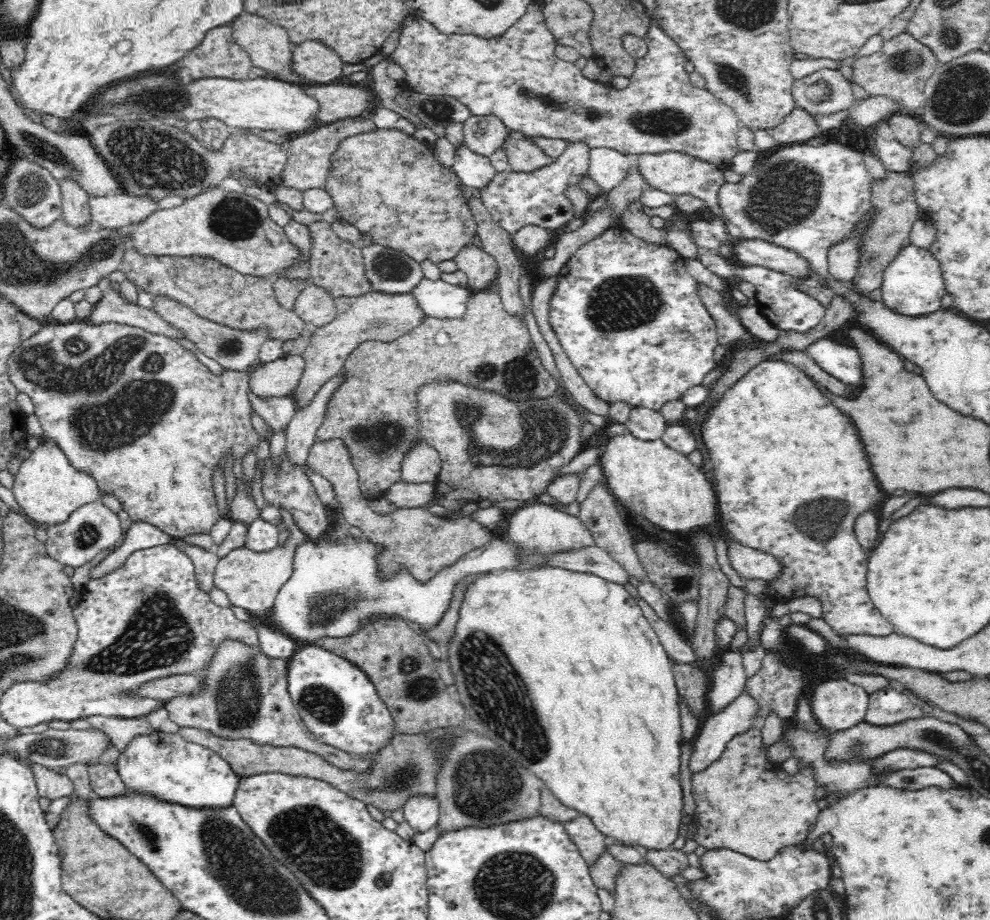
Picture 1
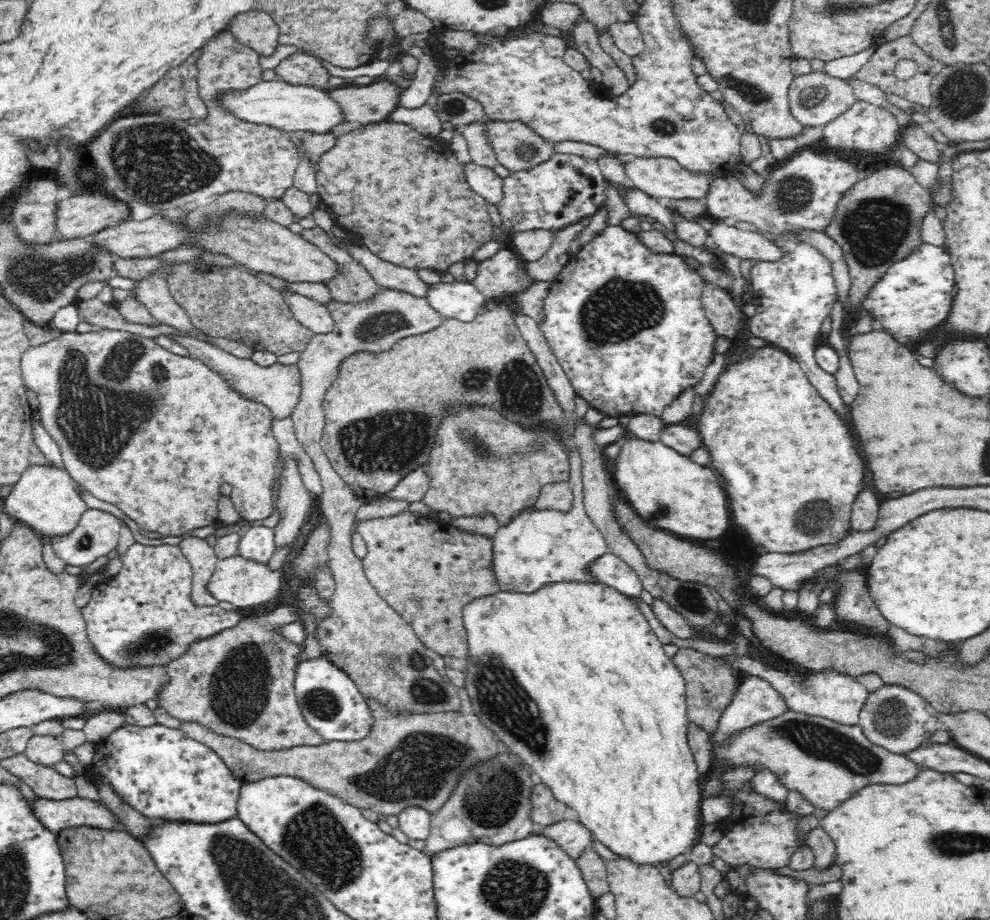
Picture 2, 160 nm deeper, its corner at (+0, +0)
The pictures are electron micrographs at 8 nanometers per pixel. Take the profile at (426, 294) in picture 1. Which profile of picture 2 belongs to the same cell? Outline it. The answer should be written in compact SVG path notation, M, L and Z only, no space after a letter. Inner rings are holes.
M469 281L436 282L428 286L425 299L443 318L470 322L484 308L487 298Z

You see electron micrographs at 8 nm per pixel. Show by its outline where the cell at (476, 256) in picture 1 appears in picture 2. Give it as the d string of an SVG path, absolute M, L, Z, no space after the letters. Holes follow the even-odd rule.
M500 248L494 257L478 261L475 277L470 282L486 298L515 296L534 282L522 269L522 264L514 251Z

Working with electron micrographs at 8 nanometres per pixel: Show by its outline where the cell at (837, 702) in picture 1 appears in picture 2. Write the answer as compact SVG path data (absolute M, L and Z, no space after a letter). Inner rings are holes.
M720 656L722 663L734 672L744 675L754 675L768 681L773 689L783 698L783 702L789 710L818 716L842 724L843 726L857 726L859 716L869 692L867 688L858 682L854 676L834 673L834 671L816 672L815 674L800 674L800 678L781 670L773 669L762 662L753 660L748 656Z

